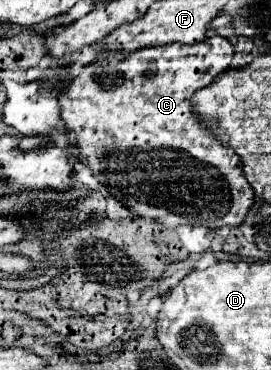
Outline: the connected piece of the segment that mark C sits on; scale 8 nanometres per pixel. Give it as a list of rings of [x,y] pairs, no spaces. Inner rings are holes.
[[[213,35],[201,43],[195,43],[195,45],[181,45],[181,43],[171,43],[169,47],[149,47],[145,51],[135,51],[133,55],[129,55],[127,59],[123,59],[121,55],[107,55],[105,59],[101,59],[99,63],[93,63],[93,65],[87,65],[83,67],[83,73],[73,79],[69,83],[69,87],[59,93],[59,107],[63,109],[61,111],[61,119],[65,123],[65,127],[69,129],[69,133],[75,135],[77,139],[77,149],[79,153],[85,157],[89,169],[93,171],[93,175],[117,197],[121,199],[121,203],[125,203],[137,217],[143,217],[143,219],[157,219],[159,223],[163,223],[165,227],[177,227],[177,225],[193,225],[193,223],[199,223],[199,225],[207,225],[207,227],[237,227],[243,223],[243,219],[247,217],[249,209],[253,207],[253,201],[255,201],[255,193],[251,189],[251,185],[247,183],[245,175],[243,175],[243,165],[241,165],[241,157],[229,149],[229,145],[223,145],[205,125],[205,121],[197,119],[197,115],[193,115],[193,103],[191,103],[191,97],[195,91],[207,87],[219,73],[227,71],[229,65],[231,65],[231,59],[233,59],[233,45],[219,37],[219,35]],[[145,61],[155,61],[155,71],[149,73],[149,65]]]

